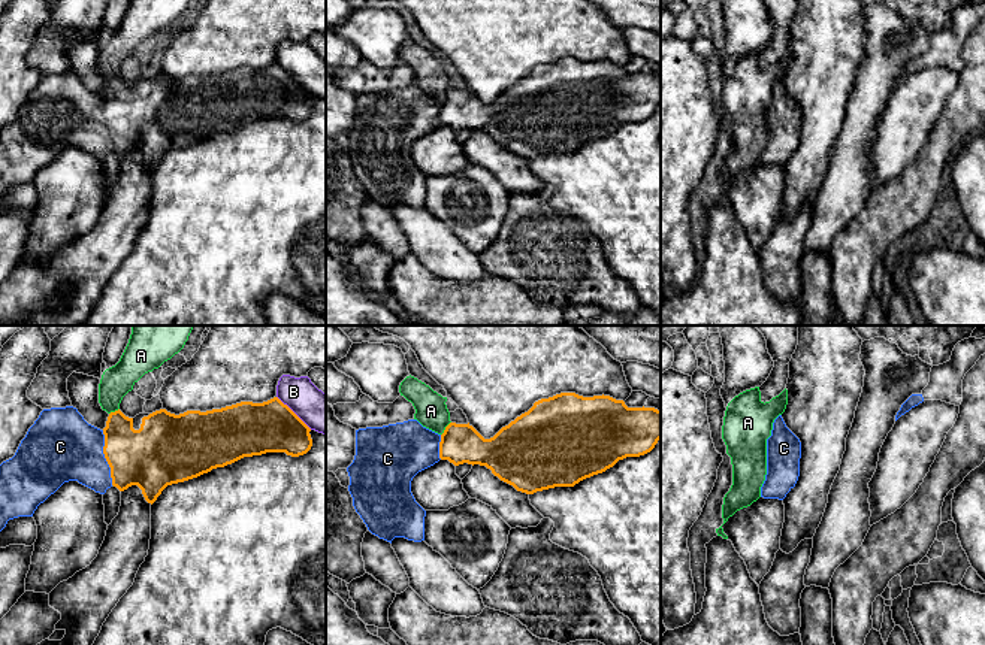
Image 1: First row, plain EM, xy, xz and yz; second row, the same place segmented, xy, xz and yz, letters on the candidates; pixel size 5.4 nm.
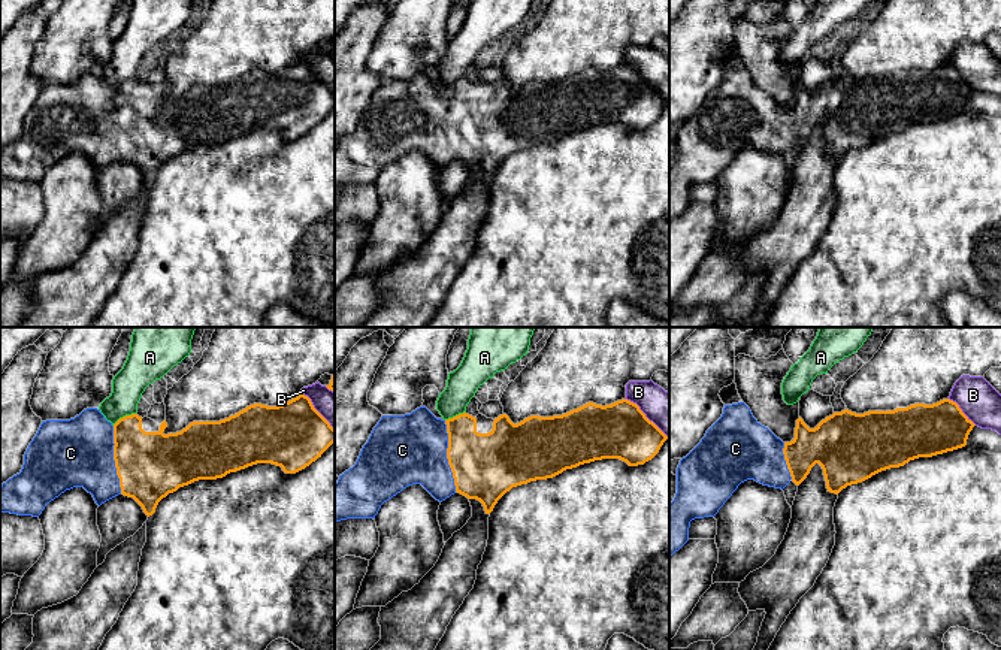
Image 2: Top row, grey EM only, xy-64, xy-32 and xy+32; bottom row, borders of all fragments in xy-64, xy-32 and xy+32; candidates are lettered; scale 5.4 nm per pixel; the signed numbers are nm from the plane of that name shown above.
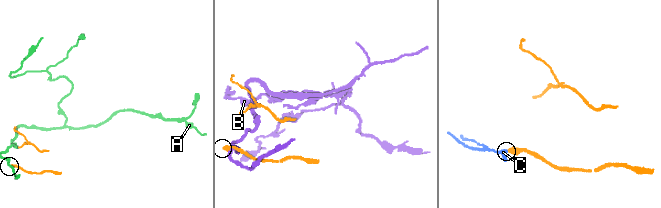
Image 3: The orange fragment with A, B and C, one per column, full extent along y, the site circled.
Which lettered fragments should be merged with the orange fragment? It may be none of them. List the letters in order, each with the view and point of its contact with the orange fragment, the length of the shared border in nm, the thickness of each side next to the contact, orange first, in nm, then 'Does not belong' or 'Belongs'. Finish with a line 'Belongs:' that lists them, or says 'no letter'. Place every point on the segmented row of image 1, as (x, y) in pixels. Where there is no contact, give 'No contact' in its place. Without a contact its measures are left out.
A: Touches orange at xz (446, 429). Shared border 90 nm. Thickness 220 nm (orange) against 180 nm. Does not belong
B: Touches orange at xy (293, 412). Shared border 260 nm. Thickness 280 nm (orange) against 200 nm. Does not belong
C: Touches orange at xy (105, 457). Shared border 300 nm. Thickness 340 nm (orange) against 380 nm. Belongs
Belongs: C

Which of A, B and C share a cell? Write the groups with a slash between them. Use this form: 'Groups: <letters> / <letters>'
Groups: A / B / C

